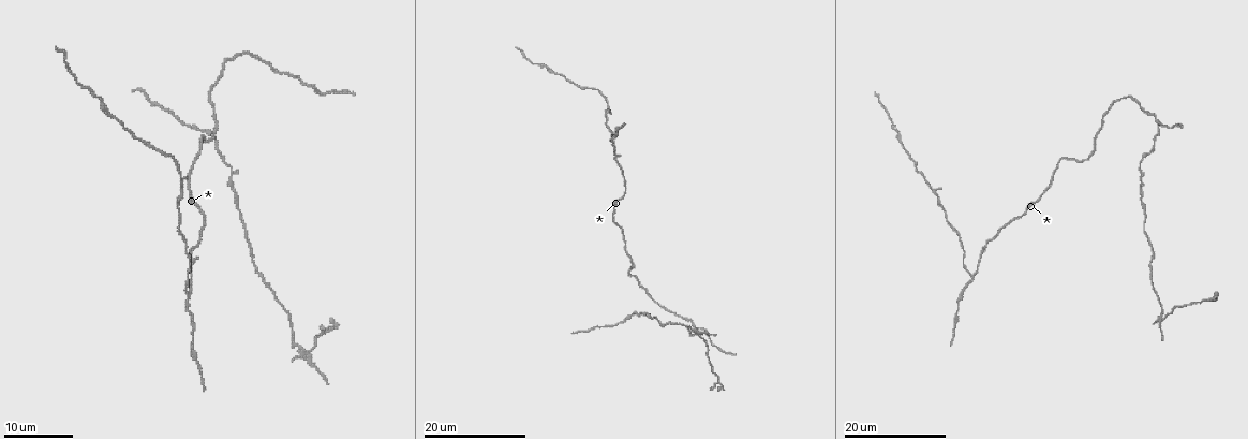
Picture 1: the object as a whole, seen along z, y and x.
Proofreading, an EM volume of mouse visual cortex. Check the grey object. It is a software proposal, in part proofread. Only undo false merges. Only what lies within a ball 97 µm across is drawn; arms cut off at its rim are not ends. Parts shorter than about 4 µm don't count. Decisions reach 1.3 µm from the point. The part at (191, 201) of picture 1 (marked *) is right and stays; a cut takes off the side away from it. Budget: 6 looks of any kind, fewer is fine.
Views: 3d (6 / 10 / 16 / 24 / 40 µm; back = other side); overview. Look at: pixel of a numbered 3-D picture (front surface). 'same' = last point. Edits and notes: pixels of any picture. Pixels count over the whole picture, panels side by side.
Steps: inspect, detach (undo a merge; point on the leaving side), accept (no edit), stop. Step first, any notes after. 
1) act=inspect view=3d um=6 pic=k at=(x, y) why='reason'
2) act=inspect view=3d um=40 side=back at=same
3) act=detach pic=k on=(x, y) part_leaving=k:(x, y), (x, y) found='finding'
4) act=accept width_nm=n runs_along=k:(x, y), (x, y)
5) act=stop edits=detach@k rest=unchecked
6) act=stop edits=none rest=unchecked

act=inspect view=3d um=24 pic=1 at=(231, 173) why='sudden change in width'

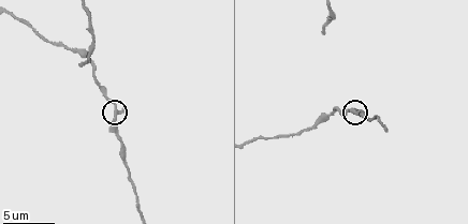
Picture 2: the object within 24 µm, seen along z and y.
act=inspect view=3d um=10 pic=2 at=(116, 111)

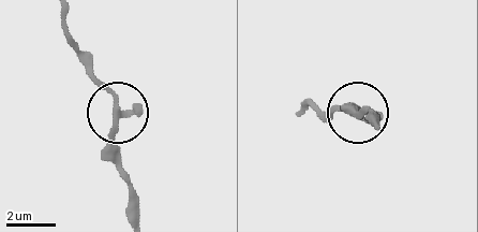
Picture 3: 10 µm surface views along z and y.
act=accept arms=3 found='continuous, no second neuron'

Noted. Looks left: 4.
act=inspect view=3d um=16 pic=2 at=(95, 64)

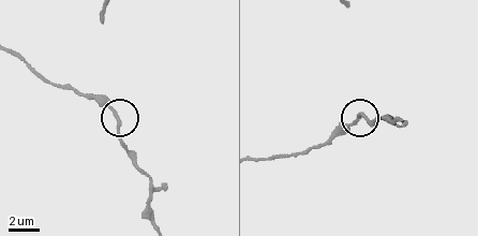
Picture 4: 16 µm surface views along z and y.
act=accept width_nm=180 found='one neuron here'

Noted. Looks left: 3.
act=inspect view=3d um=24 pic=1 at=(187, 296)

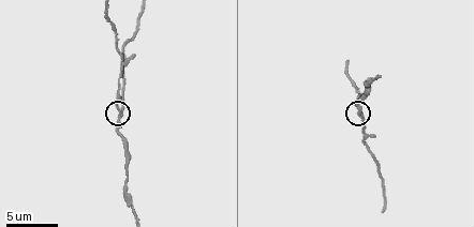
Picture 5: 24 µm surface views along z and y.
act=inspect view=3d um=10 pic=5 at=(119, 115) why='zoom in'

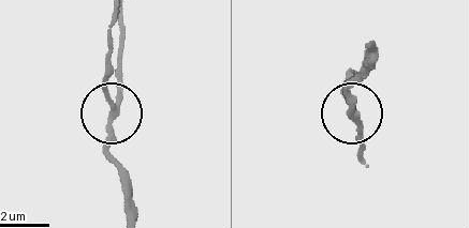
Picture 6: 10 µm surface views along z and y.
act=accept width_nm=220 runs_along=6:(363, 158), (363, 132), (351, 114), (351, 78) found='one neuron here'

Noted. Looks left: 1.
act=stop edits=none rest=unchecked

